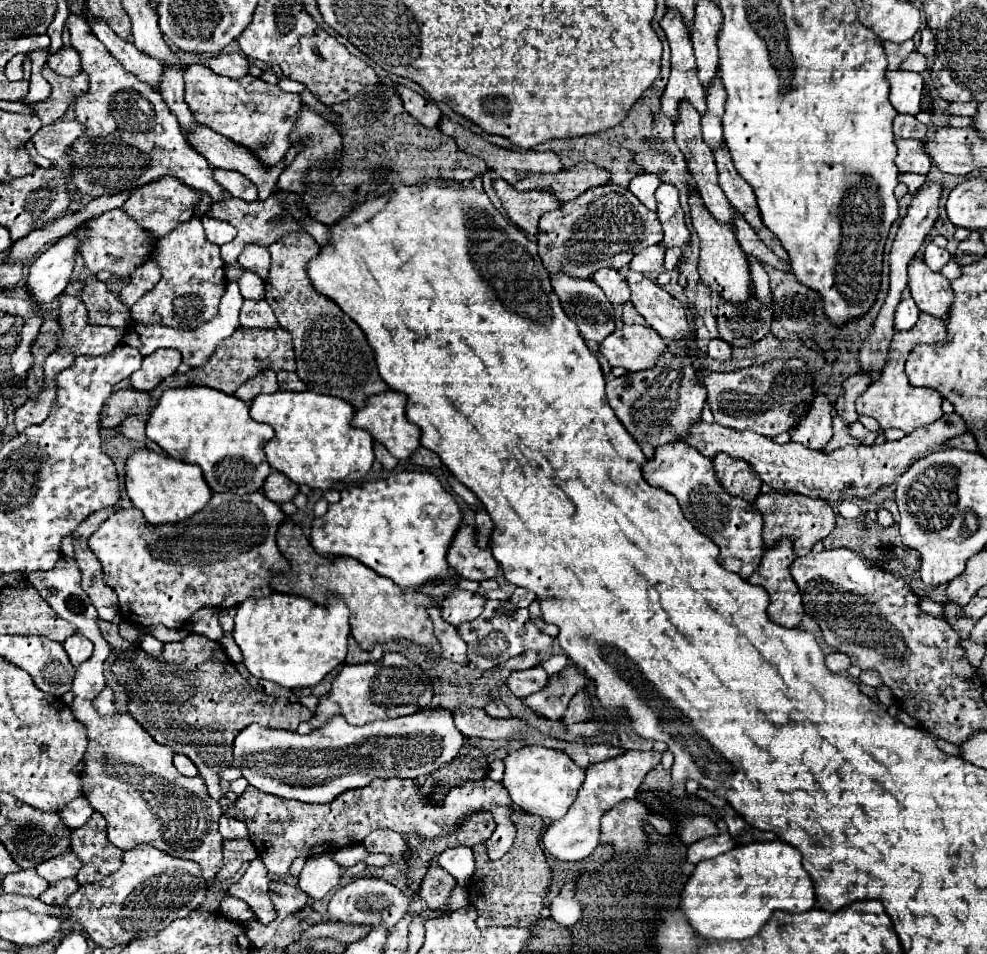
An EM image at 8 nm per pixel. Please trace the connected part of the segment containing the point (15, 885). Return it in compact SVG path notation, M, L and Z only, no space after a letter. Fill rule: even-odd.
M21 870L15 874L7 874L3 878L3 892L19 894L19 896L39 898L41 892L47 890L47 886L49 884L43 878L39 878L39 874L35 870Z

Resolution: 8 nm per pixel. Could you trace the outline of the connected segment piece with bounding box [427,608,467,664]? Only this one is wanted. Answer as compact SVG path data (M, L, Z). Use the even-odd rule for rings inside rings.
M431 608L427 610L429 612L429 618L433 620L433 626L435 626L435 636L441 644L441 650L439 654L451 662L459 662L459 664L467 664L467 644L459 638L455 626L447 624L443 618L441 618L441 610L439 608Z

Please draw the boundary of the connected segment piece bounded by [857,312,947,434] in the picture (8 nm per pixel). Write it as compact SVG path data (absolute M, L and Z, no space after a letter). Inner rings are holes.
M919 314L919 322L909 332L895 332L891 340L891 350L885 368L881 370L879 380L875 380L859 398L857 398L857 414L871 416L879 422L883 430L887 428L901 428L905 434L911 434L917 428L923 428L927 424L933 424L943 416L941 402L943 398L929 388L915 388L909 384L905 374L905 362L911 354L911 348L919 344L935 344L943 342L947 338L947 322L943 318L935 318L929 314Z

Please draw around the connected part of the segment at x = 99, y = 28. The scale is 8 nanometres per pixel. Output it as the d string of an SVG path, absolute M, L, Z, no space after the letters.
M87 18L87 22L89 22L93 34L125 66L125 70L129 70L139 80L143 80L149 86L153 86L155 90L159 90L159 78L163 74L163 66L161 66L159 60L149 58L147 54L139 52L131 42L117 38L117 34L107 26L107 22L103 22L99 18Z

